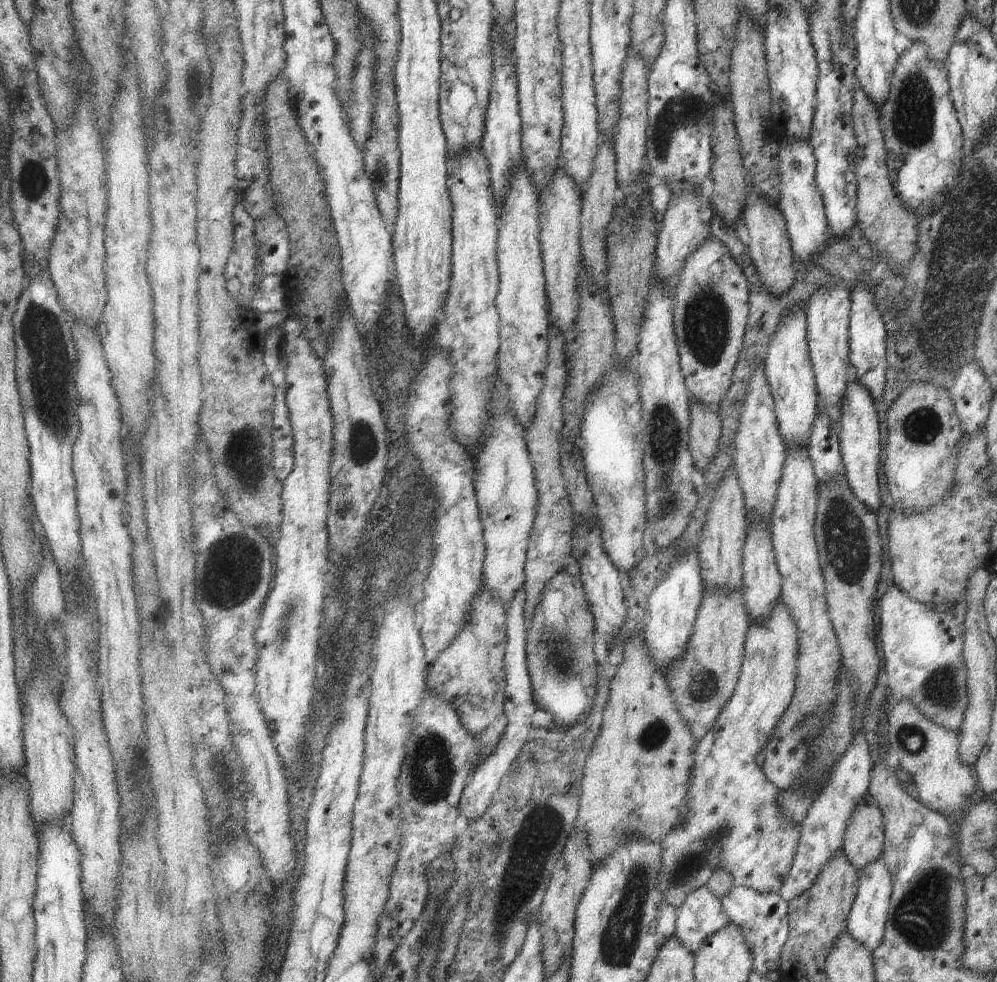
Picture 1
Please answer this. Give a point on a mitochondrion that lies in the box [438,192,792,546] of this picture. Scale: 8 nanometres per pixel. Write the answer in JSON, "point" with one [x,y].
{"point":[665,439]}

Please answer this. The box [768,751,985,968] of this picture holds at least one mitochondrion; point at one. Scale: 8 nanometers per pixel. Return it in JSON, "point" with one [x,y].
{"point":[925,918]}

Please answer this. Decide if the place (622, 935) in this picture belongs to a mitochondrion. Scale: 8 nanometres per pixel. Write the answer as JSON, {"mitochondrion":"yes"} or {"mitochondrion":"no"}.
{"mitochondrion":"yes"}

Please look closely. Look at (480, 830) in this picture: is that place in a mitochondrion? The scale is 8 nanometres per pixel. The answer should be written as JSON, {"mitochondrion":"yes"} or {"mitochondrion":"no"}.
{"mitochondrion":"no"}

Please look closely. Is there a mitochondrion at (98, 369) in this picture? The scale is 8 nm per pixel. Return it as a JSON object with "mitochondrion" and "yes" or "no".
{"mitochondrion":"no"}

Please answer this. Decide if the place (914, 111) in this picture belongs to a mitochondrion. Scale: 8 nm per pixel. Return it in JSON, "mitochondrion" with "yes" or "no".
{"mitochondrion":"yes"}

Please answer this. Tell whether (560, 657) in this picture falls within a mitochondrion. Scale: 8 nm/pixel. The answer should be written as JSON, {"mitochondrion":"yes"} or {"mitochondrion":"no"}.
{"mitochondrion":"yes"}

